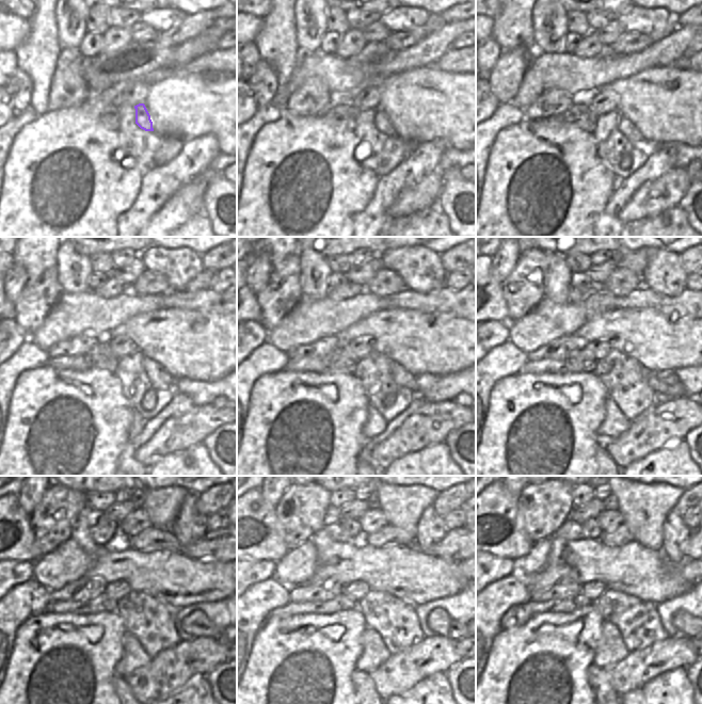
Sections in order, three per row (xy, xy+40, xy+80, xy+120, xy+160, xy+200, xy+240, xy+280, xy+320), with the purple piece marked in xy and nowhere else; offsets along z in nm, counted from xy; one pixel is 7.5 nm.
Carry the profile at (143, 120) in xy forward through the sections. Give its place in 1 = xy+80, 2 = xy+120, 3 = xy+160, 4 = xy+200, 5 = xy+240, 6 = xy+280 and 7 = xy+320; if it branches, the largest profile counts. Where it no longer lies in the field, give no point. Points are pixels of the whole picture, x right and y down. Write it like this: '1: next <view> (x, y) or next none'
1: next xy+80 (626, 128)
2: next xy+120 (159, 377)
3: next xy+160 (403, 378)
4: next xy+200 (670, 387)
5: next xy+240 (197, 624)
6: next xy+280 (439, 621)
7: next xy+320 (687, 625)

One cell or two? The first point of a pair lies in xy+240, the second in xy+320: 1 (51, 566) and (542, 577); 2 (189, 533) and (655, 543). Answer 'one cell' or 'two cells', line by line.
1: two cells
2: two cells

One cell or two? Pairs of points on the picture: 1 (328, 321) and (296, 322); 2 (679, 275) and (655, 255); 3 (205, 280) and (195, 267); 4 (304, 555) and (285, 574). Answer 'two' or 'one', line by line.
1: one
2: one
3: two
4: one

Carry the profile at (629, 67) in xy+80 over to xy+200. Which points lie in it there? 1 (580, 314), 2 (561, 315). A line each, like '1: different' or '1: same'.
1: same
2: same

